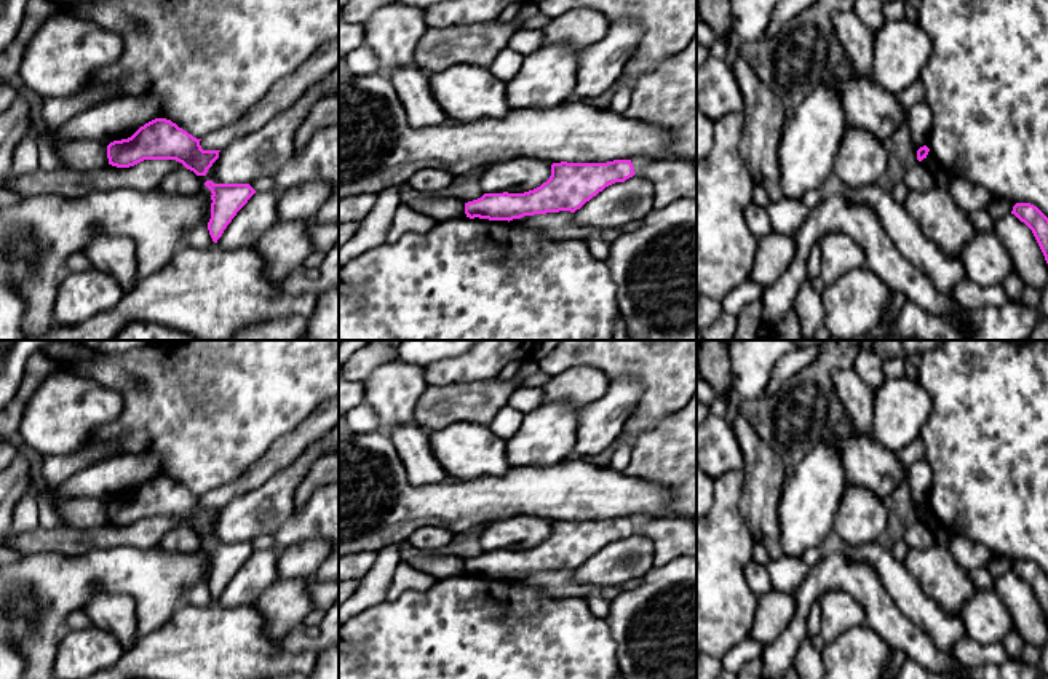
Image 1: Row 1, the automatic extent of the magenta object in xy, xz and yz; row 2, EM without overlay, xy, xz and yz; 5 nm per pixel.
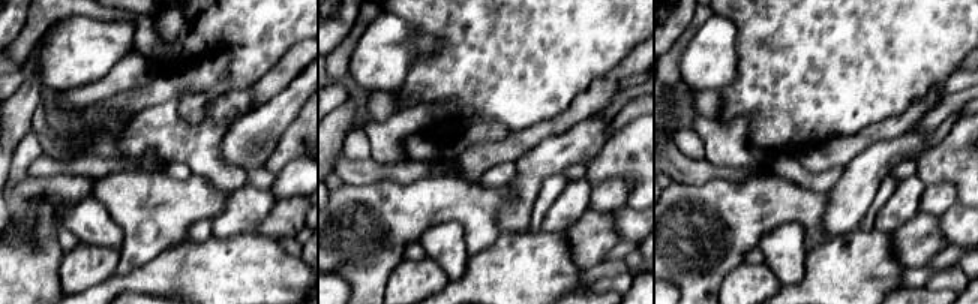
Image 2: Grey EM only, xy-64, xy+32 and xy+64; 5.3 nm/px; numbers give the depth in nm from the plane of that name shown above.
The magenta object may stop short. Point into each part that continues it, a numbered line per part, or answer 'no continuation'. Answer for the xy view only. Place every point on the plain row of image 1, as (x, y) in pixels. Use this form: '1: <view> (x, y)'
no continuation

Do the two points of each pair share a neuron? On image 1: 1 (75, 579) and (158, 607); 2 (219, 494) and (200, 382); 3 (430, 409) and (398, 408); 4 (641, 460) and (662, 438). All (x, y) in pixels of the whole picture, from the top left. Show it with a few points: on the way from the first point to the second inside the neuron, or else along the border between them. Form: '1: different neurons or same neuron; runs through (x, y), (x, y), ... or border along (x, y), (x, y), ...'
1: same neuron; runs through (96, 572), (120, 572), (138, 587)
2: different neurons; border along (250, 465), (234, 480), (200, 496)
3: different neurons; border along (428, 385), (417, 401), (412, 420)
4: same neuron; runs through (646, 456), (658, 443)

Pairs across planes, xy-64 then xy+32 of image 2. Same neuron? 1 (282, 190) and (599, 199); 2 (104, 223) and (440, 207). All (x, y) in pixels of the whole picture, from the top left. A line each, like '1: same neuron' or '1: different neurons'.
1: same neuron
2: different neurons

